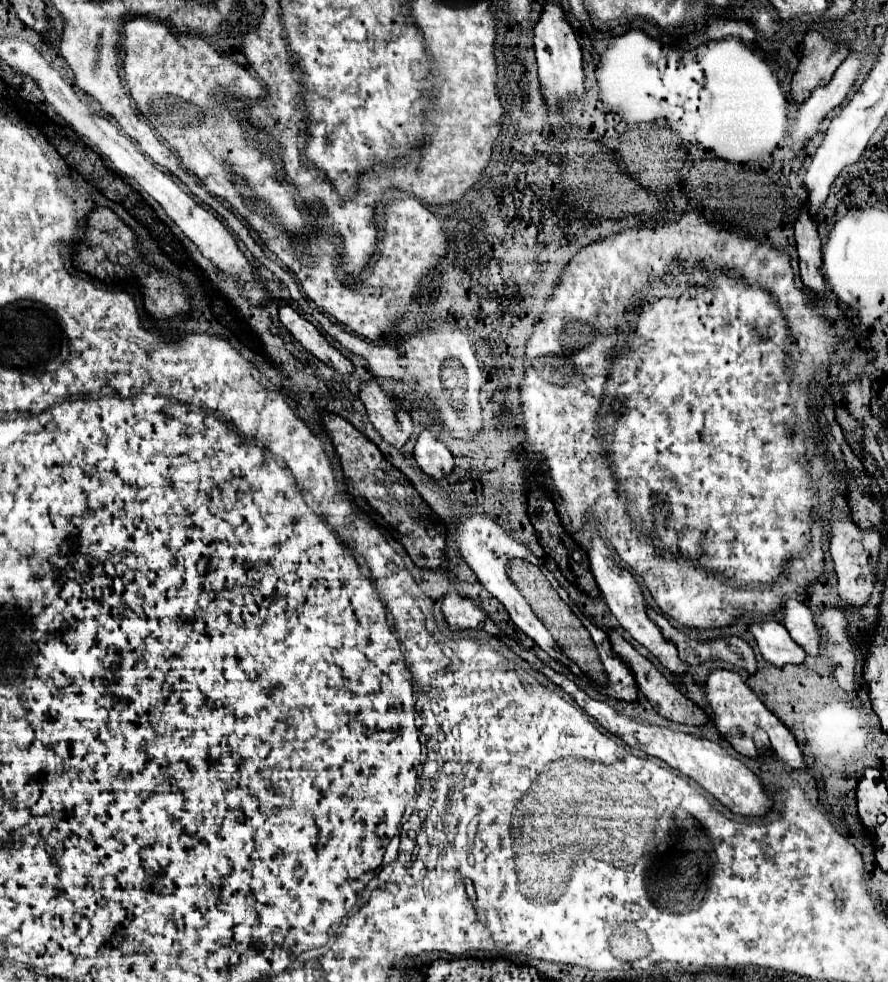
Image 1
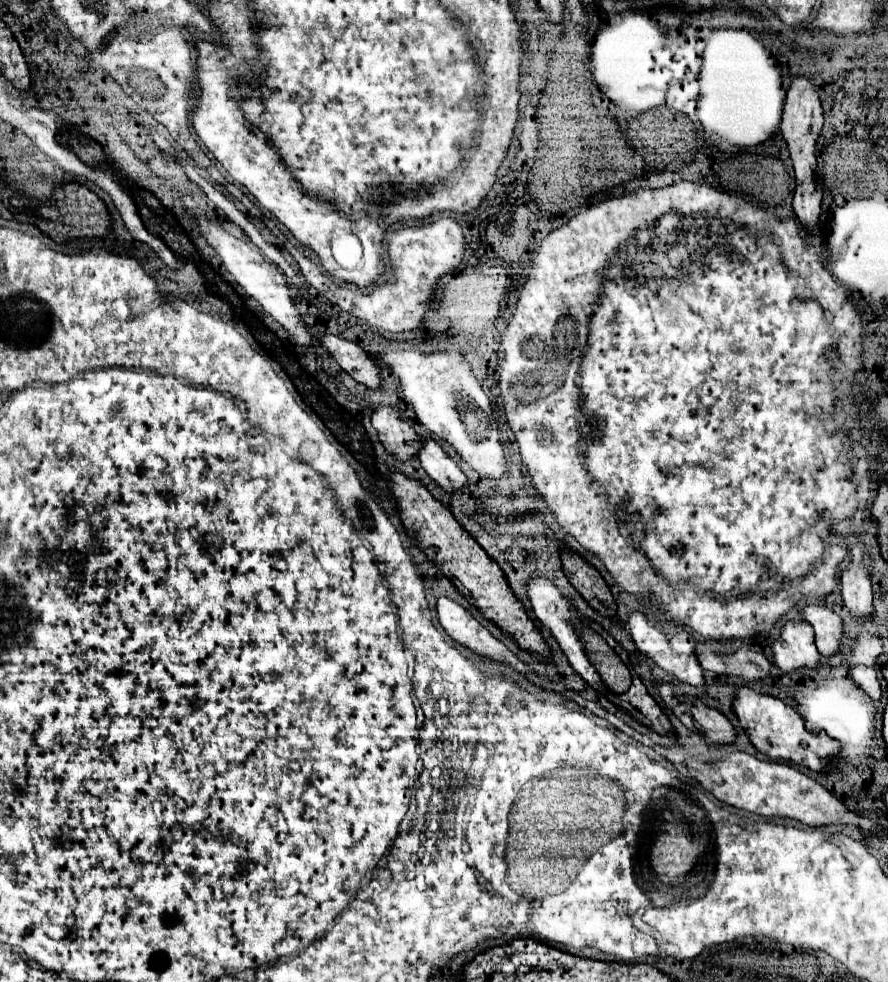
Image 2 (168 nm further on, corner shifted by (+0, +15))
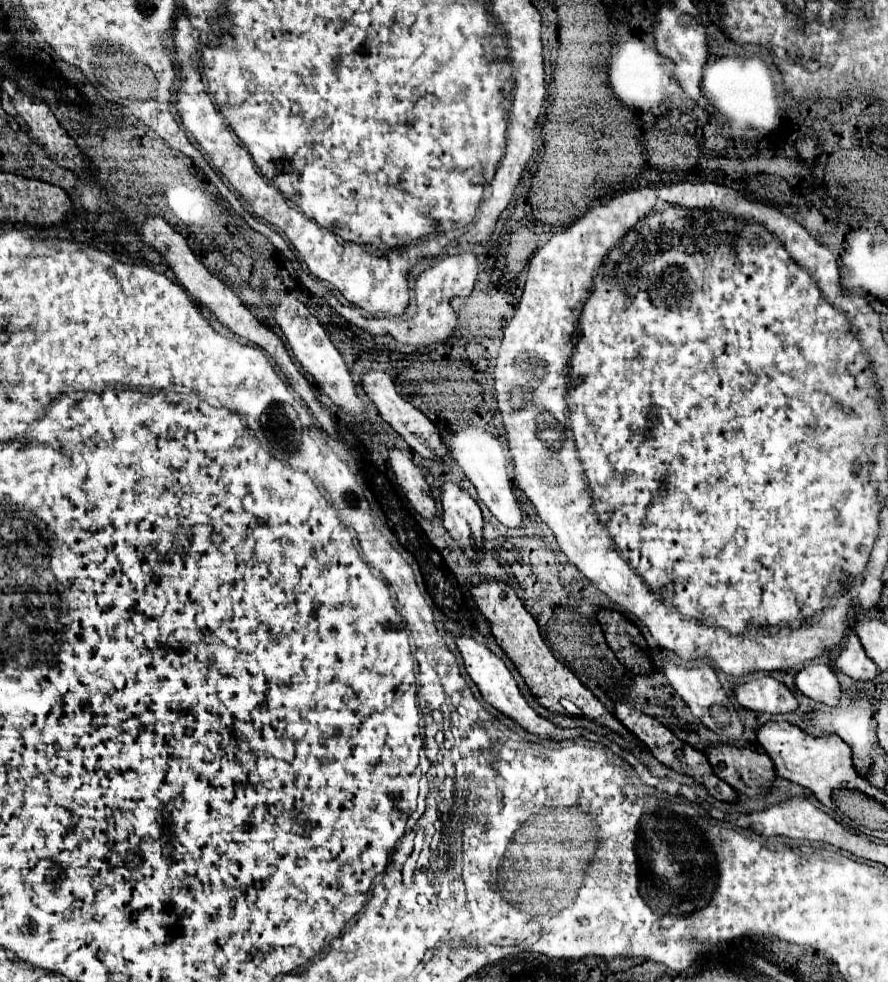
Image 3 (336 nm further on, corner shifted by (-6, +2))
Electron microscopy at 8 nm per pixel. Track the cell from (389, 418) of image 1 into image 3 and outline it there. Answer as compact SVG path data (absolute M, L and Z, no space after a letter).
M389 449L389 463L397 477L397 483L405 491L407 499L415 507L417 513L421 513L427 519L435 517L435 501L429 495L429 485L423 477L421 467L413 461L413 453L409 449Z

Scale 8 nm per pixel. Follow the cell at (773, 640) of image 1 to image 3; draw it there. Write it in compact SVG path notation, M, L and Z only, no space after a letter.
M815 661L811 665L805 665L801 671L797 671L795 687L803 695L821 701L825 705L837 705L841 693L839 681L825 661Z

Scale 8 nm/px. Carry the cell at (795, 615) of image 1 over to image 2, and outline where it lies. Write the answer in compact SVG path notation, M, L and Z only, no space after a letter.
M803 606L801 614L805 622L809 622L815 630L815 644L819 654L833 656L841 650L841 638L843 638L843 620L833 610L827 610L825 606Z

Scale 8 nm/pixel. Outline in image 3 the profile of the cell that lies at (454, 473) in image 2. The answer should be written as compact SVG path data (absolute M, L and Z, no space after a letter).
M445 481L441 485L441 503L445 529L457 539L465 553L475 559L473 549L479 549L483 539L483 517L477 501L459 485Z

